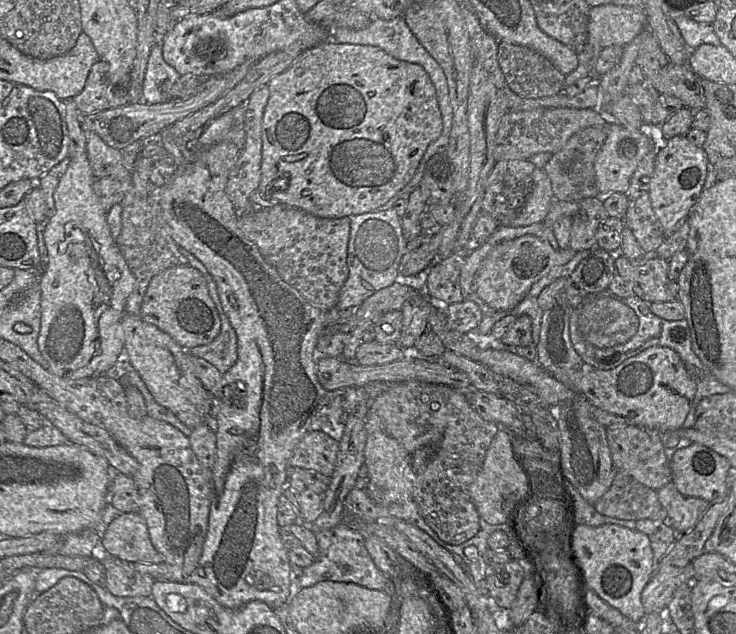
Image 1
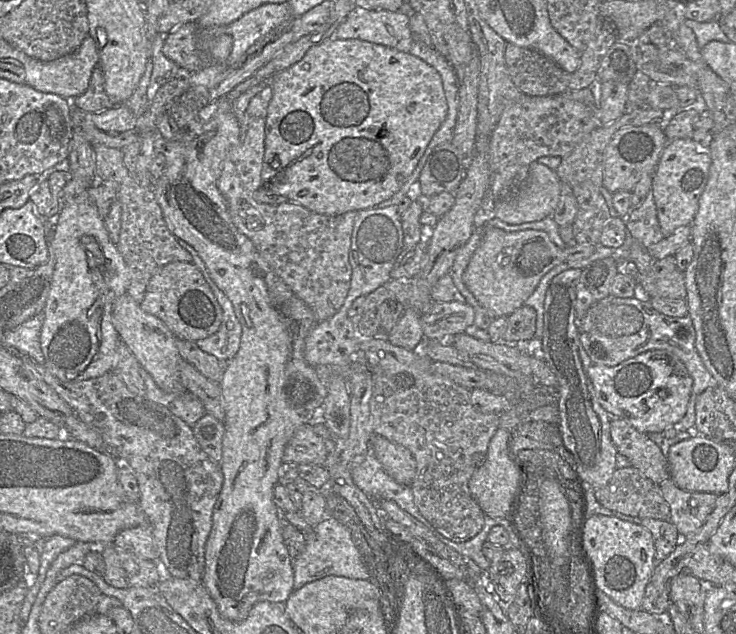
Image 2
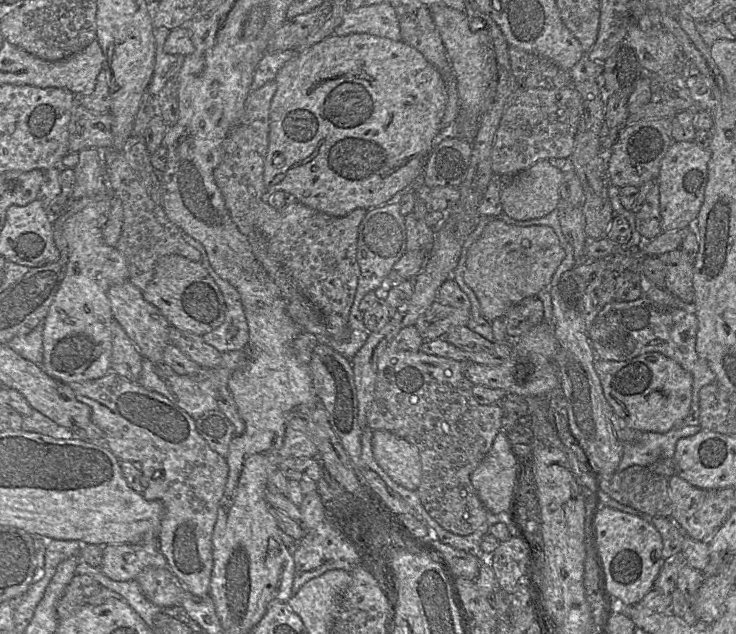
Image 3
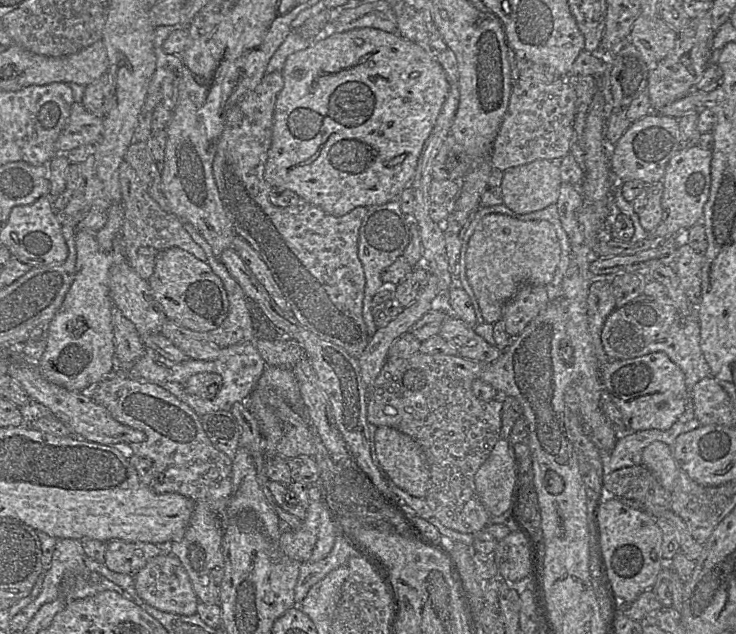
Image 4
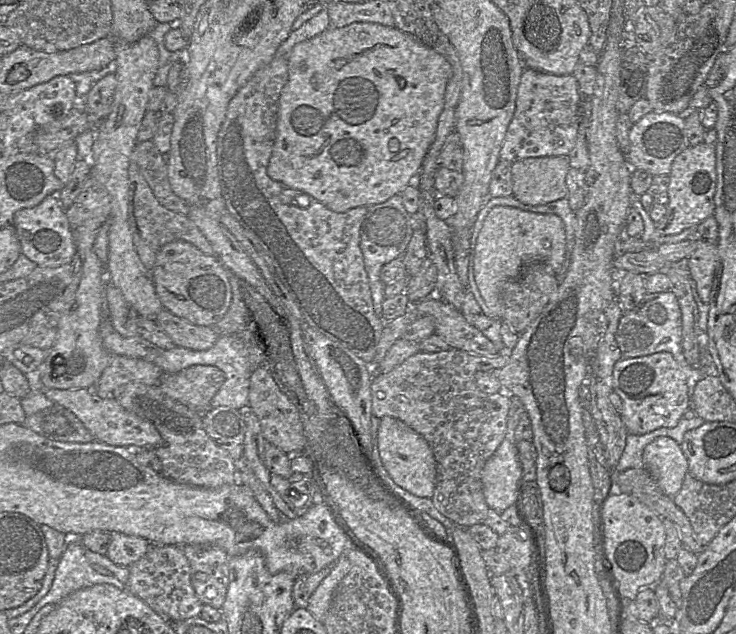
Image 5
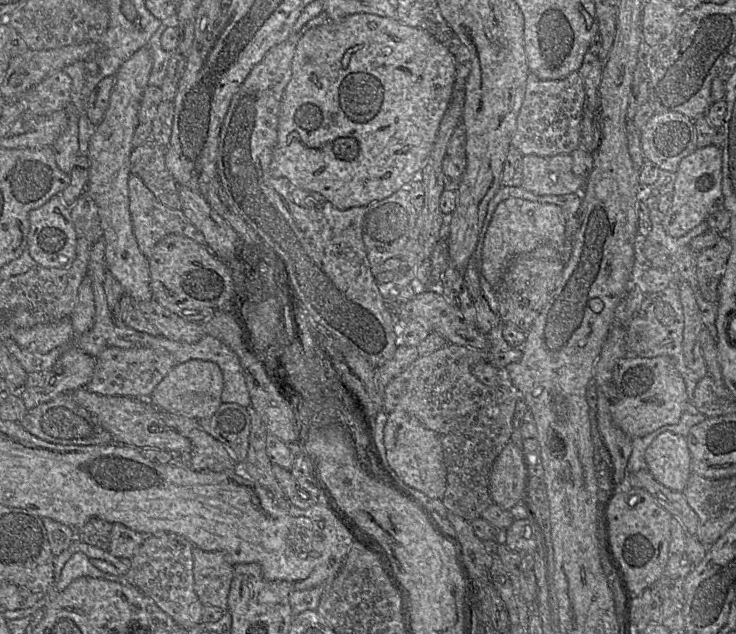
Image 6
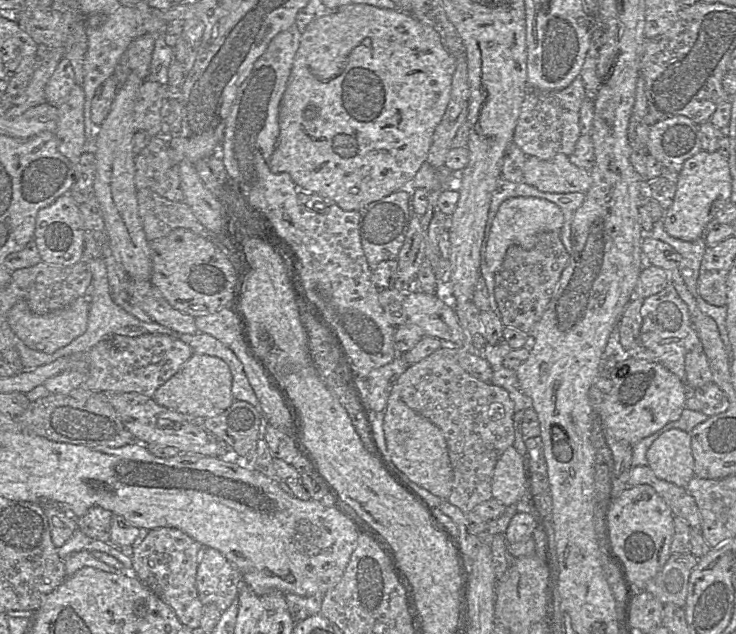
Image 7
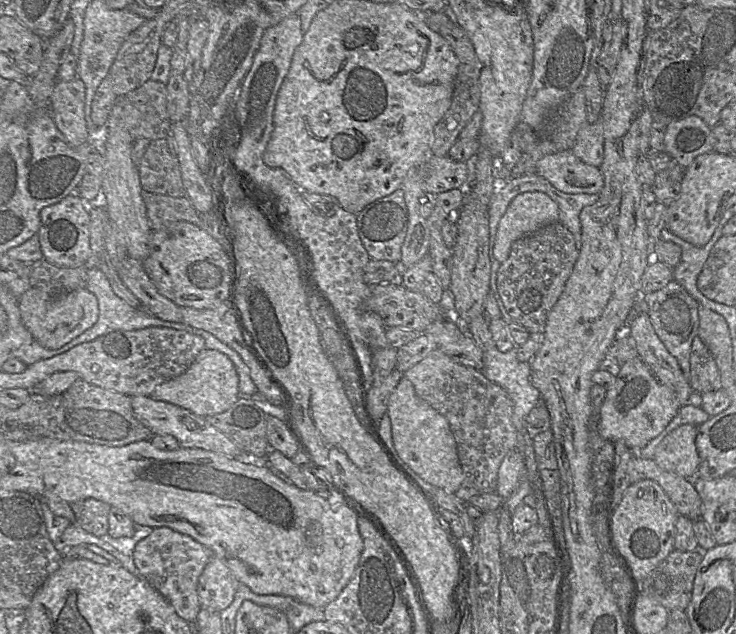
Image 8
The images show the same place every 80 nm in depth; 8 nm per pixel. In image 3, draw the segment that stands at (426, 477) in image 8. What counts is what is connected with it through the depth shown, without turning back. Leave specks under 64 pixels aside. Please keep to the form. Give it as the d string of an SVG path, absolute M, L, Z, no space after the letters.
M375 430L373 456L384 472L402 487L416 491L420 485L422 465L416 446L387 431Z

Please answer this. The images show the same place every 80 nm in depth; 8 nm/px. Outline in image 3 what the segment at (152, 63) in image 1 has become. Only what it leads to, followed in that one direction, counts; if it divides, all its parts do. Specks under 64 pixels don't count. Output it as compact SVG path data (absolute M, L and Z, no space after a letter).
M154 28L155 37L155 63L154 73L147 87L151 95L156 95L165 84L177 75L182 68L184 57L167 54L164 51L164 43L172 30L167 28Z

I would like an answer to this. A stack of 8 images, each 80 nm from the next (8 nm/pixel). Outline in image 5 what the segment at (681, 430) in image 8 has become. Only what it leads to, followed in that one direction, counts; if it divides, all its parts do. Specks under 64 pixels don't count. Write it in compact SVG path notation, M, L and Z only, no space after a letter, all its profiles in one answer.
M666 436L657 437L645 446L642 461L662 493L670 497L678 493L688 473L680 444Z

